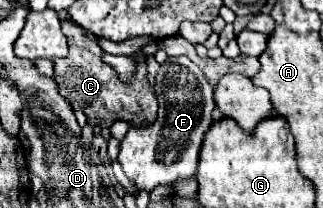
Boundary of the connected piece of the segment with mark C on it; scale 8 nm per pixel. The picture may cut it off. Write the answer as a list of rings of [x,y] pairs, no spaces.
[[[62,22],[62,32],[68,38],[68,56],[54,60],[54,80],[58,84],[60,94],[70,102],[74,110],[82,110],[88,118],[90,126],[110,128],[116,120],[126,120],[130,126],[148,126],[156,120],[158,102],[156,96],[146,82],[146,62],[140,60],[134,82],[124,84],[118,80],[118,74],[102,62],[102,50],[96,44],[96,38],[72,22]]]

